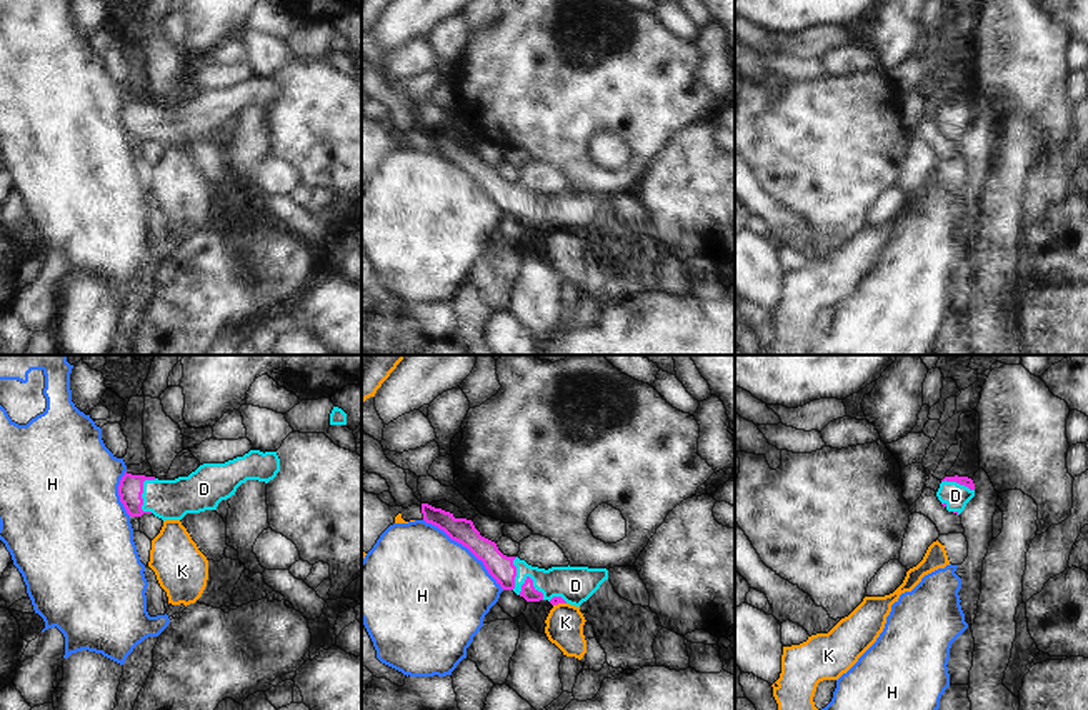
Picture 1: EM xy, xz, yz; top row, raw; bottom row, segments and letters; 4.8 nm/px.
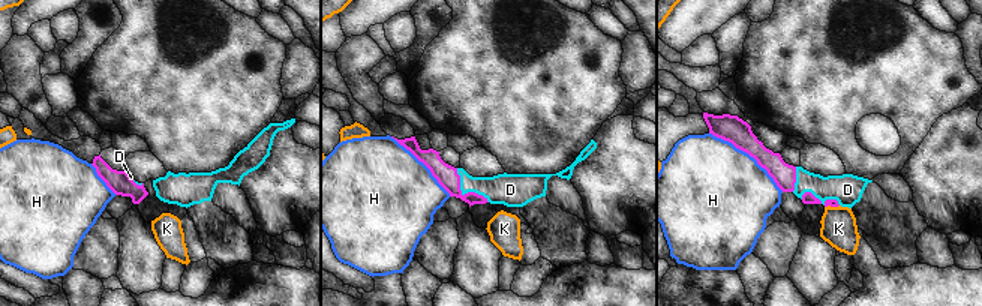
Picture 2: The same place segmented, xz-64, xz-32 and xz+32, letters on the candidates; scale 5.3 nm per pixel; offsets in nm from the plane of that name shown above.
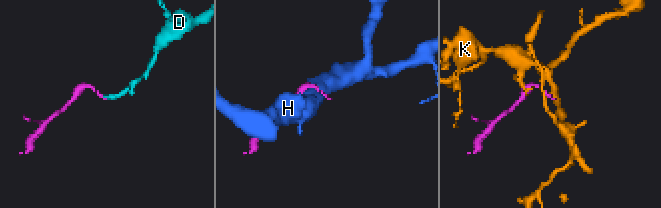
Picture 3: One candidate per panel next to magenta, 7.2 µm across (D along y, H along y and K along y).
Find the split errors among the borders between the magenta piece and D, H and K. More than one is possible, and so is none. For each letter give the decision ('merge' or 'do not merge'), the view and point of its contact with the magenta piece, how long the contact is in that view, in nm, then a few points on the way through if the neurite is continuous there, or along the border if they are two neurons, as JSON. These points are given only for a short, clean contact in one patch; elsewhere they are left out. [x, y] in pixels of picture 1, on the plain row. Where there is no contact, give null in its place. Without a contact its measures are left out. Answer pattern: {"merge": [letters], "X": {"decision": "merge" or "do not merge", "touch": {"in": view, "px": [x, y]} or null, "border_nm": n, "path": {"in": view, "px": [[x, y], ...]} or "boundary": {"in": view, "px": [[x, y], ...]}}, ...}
{"merge": ["D"], "D": {"decision": "merge", "touch": {"in": "xy", "px": [142, 119]}, "border_nm": 180, "path": {"in": "xy", "px": [[130, 115], [142, 119], [165, 125]]}}, "H": {"decision": "do not merge", "touch": {"in": "xz", "px": [467, 174]}, "border_nm": 500}, "K": {"decision": "do not merge", "touch": {"in": "xz", "px": [558, 229]}, "border_nm": 70}}

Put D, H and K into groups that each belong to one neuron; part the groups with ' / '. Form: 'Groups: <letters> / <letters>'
Groups: D / H / K.

